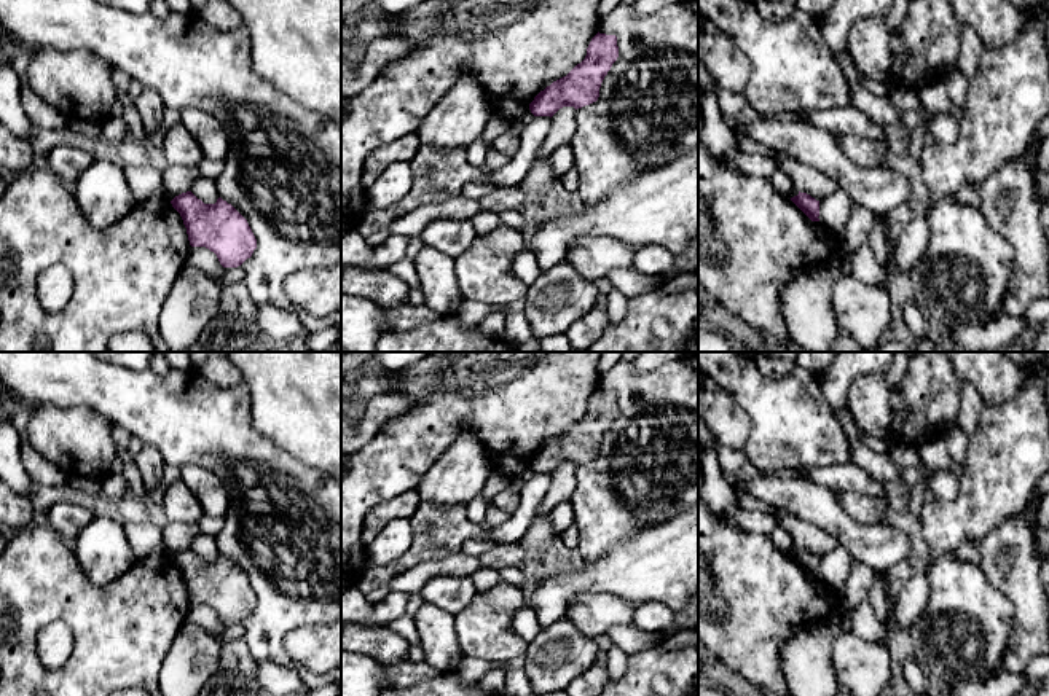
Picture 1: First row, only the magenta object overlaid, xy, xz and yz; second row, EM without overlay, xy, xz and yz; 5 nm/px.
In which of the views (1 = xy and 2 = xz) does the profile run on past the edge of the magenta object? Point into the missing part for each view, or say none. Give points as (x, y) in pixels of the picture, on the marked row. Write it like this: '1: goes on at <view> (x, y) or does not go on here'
1: does not go on here
2: does not go on here

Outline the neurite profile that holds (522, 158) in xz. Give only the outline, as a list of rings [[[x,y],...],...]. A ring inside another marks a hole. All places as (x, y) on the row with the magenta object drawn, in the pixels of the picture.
[[[534,116],[520,134],[517,147],[510,153],[509,162],[499,172],[499,183],[504,186],[520,186],[534,164],[537,153],[548,135],[550,116]]]

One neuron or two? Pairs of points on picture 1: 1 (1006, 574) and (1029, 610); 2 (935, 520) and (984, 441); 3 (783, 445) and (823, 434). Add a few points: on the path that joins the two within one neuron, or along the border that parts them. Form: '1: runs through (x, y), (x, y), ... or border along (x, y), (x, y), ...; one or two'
1: runs through (1016, 583), (1027, 594), (1029, 601); one
2: runs through (957, 508), (984, 481), (984, 464); one
3: runs through (793, 435), (813, 434); one

